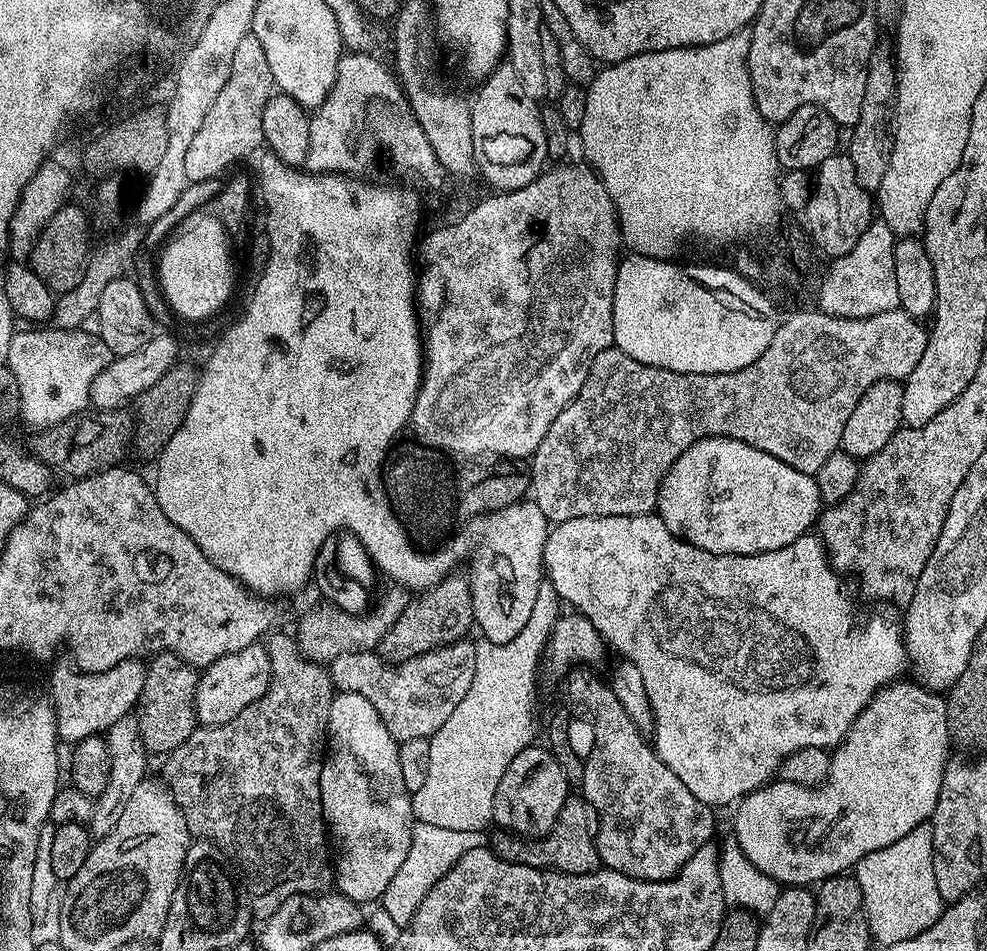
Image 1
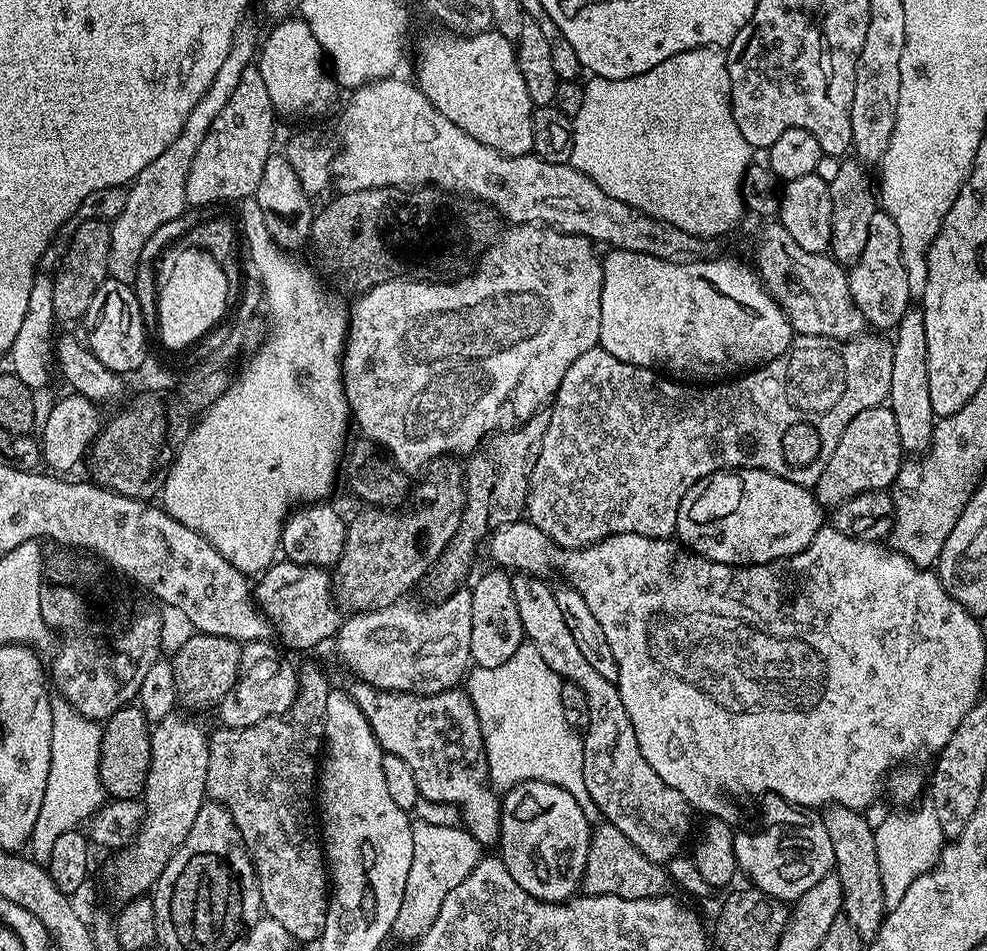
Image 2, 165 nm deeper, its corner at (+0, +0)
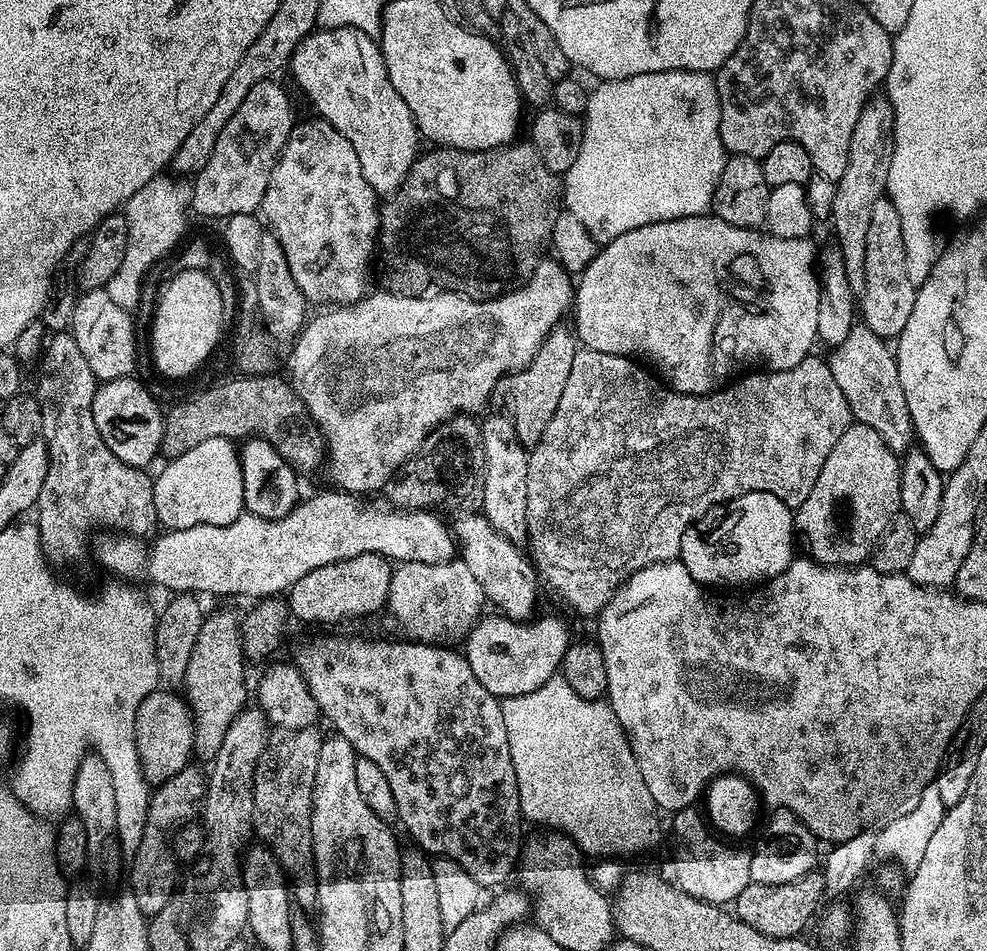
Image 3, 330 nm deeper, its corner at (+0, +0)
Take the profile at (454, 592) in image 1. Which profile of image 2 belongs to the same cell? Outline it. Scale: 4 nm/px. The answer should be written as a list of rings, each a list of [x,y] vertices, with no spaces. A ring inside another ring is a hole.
[[[550,411],[535,412],[520,427],[510,432],[495,433],[487,443],[467,457],[468,464],[464,468],[466,502],[462,522],[426,580],[426,584],[432,587],[433,597],[443,598],[457,591],[472,568],[476,547],[479,544],[481,547],[493,530],[503,524],[515,524],[525,515],[528,483],[538,462],[538,454],[542,454],[542,438],[546,438],[546,426],[550,426]]]

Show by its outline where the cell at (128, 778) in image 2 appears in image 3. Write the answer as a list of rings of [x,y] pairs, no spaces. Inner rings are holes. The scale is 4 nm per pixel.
[[[157,690],[142,698],[142,706],[138,706],[137,720],[134,722],[133,734],[136,736],[137,756],[140,759],[142,774],[148,785],[164,784],[174,774],[189,767],[194,754],[192,742],[192,713],[188,710],[188,702],[183,695],[176,696],[172,690]]]

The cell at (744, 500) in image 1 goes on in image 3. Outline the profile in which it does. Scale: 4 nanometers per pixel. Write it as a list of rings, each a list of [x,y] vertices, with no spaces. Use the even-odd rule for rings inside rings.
[[[747,492],[736,497],[727,505],[728,517],[717,528],[708,532],[708,537],[700,536],[699,527],[693,526],[682,534],[682,546],[678,559],[684,563],[686,570],[690,570],[690,578],[705,586],[712,584],[725,584],[725,589],[736,590],[739,584],[744,586],[756,586],[761,582],[774,579],[794,558],[794,512],[787,508],[782,498],[774,498],[774,494],[765,492]]]

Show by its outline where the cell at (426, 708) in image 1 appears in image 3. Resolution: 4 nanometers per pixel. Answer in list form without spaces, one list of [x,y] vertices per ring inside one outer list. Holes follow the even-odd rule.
[[[459,558],[441,564],[400,562],[393,567],[386,612],[400,623],[401,633],[413,641],[441,646],[456,642],[452,640],[463,641],[485,608],[482,586]]]

